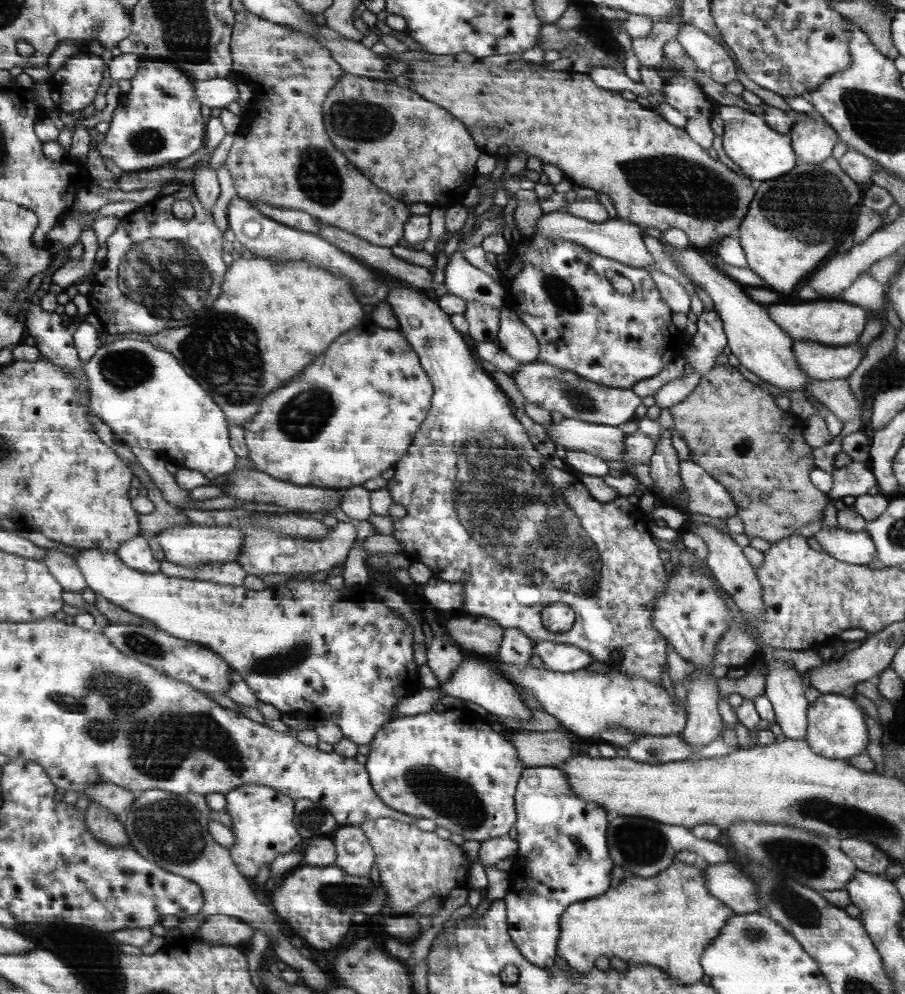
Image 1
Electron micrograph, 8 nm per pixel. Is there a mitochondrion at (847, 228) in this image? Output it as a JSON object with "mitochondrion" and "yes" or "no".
{"mitochondrion":"no"}

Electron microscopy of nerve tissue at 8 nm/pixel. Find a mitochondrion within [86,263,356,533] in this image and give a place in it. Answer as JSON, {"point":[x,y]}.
{"point":[243,378]}

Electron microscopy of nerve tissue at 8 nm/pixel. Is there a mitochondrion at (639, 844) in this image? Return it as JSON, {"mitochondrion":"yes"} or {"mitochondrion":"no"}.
{"mitochondrion":"yes"}

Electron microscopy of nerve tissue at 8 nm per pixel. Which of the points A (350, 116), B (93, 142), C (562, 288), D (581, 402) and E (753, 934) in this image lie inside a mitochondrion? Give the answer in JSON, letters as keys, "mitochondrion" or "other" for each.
{"A":"mitochondrion","B":"other","C":"mitochondrion","D":"mitochondrion","E":"mitochondrion"}

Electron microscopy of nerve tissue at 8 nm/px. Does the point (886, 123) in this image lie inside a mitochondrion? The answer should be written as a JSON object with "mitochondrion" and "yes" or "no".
{"mitochondrion":"yes"}

